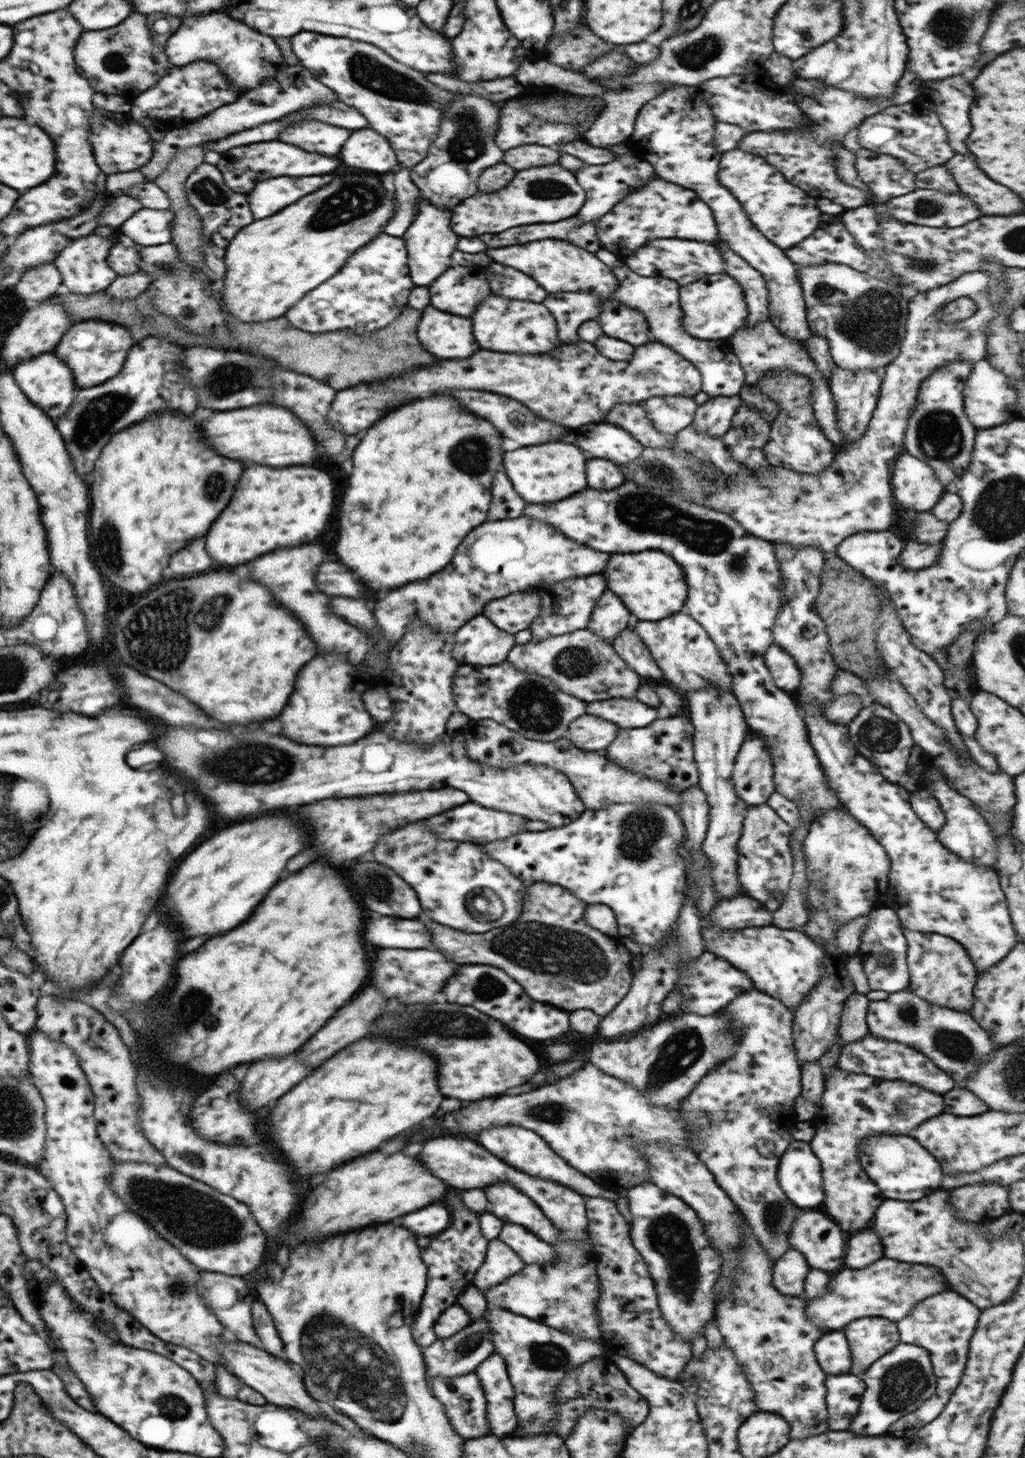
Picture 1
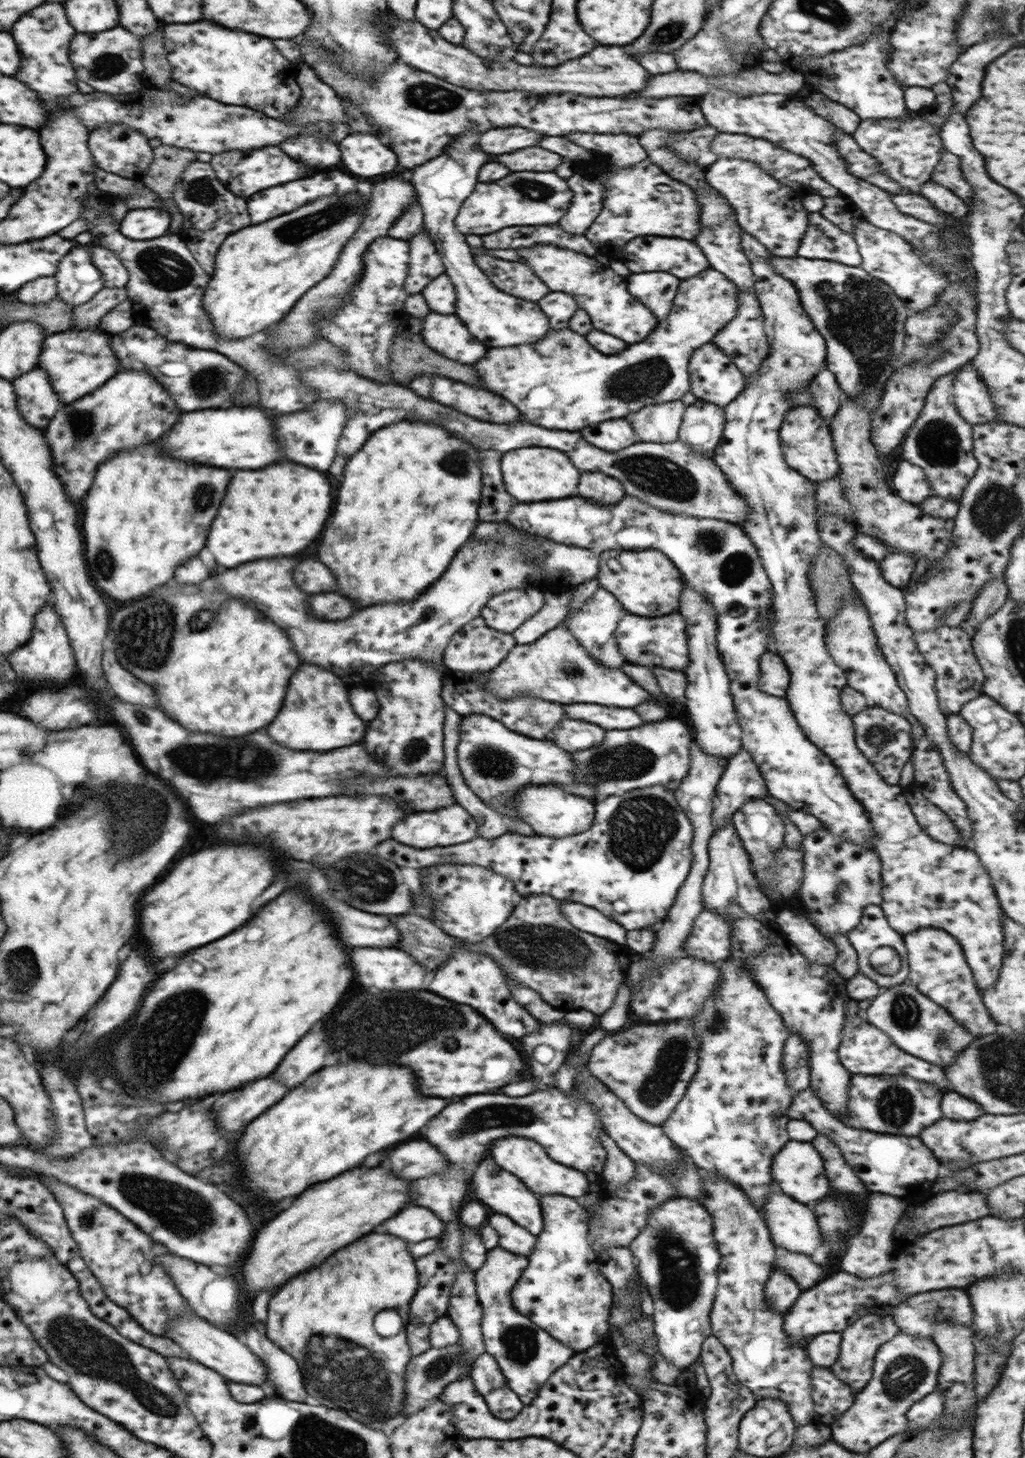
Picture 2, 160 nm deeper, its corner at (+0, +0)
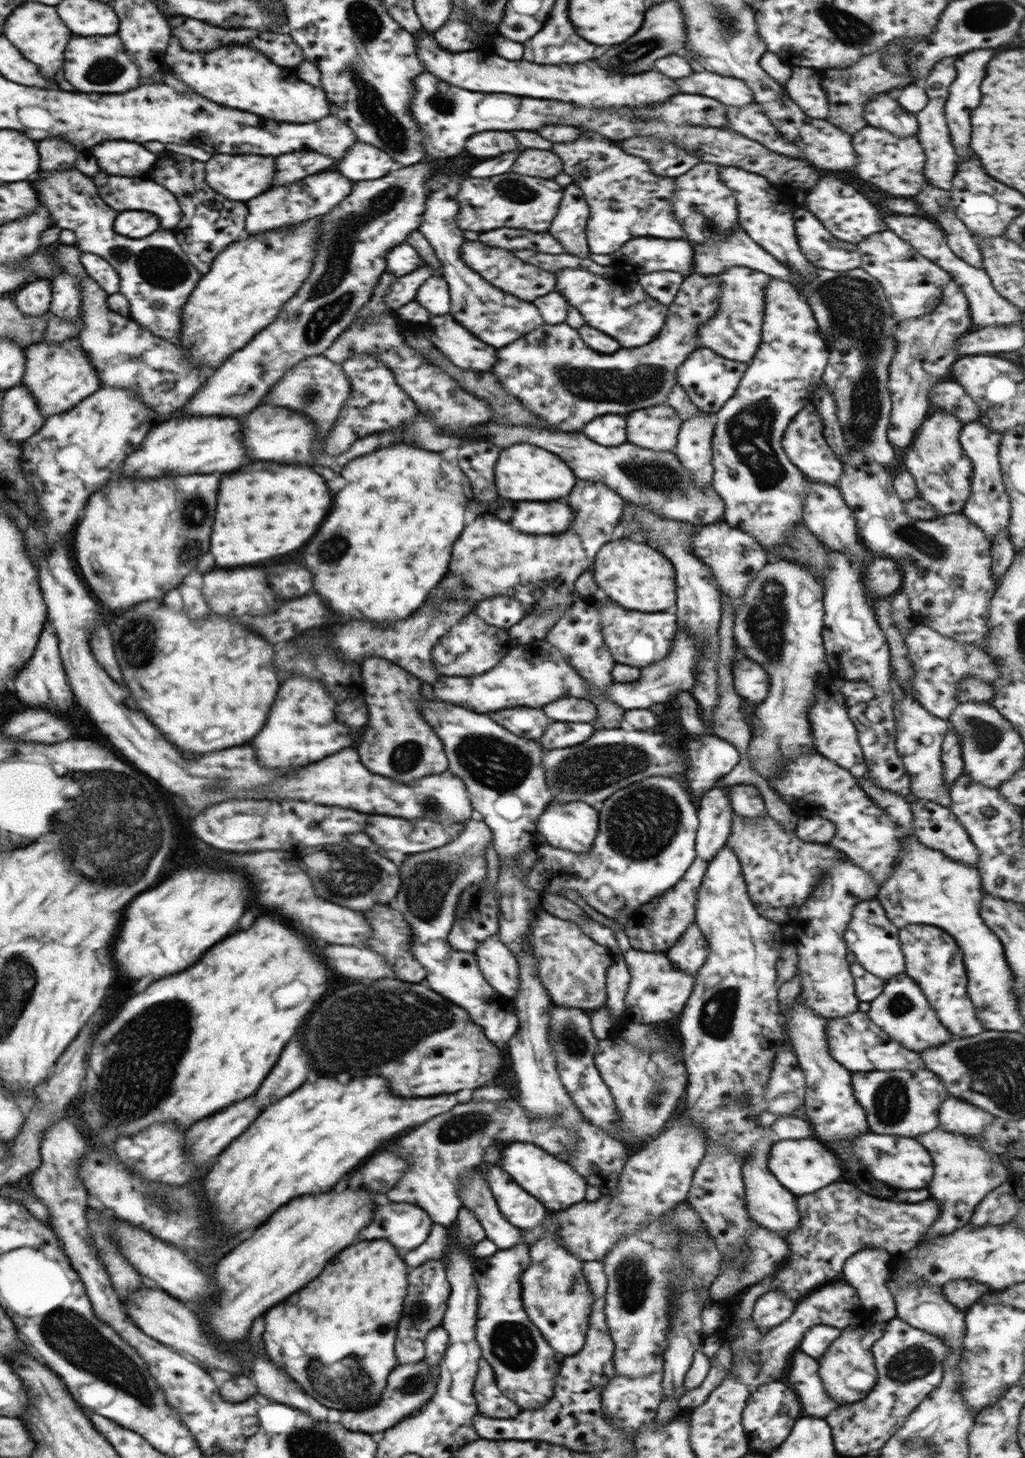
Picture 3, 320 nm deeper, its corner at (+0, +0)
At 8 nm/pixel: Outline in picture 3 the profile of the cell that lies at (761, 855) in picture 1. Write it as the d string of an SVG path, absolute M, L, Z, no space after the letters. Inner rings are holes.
M729 785L729 801L733 812L745 819L753 821L767 814L761 792L754 785Z

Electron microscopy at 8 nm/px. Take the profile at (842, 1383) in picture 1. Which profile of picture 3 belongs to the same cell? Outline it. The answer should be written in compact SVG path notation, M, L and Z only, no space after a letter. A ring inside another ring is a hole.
M796 1350L793 1353L789 1359L788 1368L786 1369L786 1382L797 1393L805 1416L824 1419L825 1416L828 1416L829 1412L832 1412L832 1409L838 1407L838 1404L827 1395L823 1387L822 1381L818 1376L819 1366L817 1360L800 1350Z

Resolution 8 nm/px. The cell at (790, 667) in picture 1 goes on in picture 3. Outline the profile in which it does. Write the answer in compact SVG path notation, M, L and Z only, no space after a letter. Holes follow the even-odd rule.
M744 657L744 660L734 664L731 672L734 690L741 698L753 704L761 703L766 698L770 677L760 664Z

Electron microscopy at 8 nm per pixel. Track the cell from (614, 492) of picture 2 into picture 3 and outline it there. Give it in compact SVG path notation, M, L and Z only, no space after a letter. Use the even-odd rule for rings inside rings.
M578 480L568 496L568 504L572 506L576 520L572 520L570 528L557 535L552 534L524 534L514 530L510 524L500 522L494 516L479 516L474 524L464 527L460 538L456 539L449 564L449 571L432 593L434 601L446 603L454 599L466 599L466 603L476 604L479 601L502 595L512 597L524 604L528 615L553 614L553 618L560 618L570 609L574 600L574 585L578 577L593 566L596 552L604 542L614 538L614 528L619 524L626 501L611 488L601 482L584 482Z

